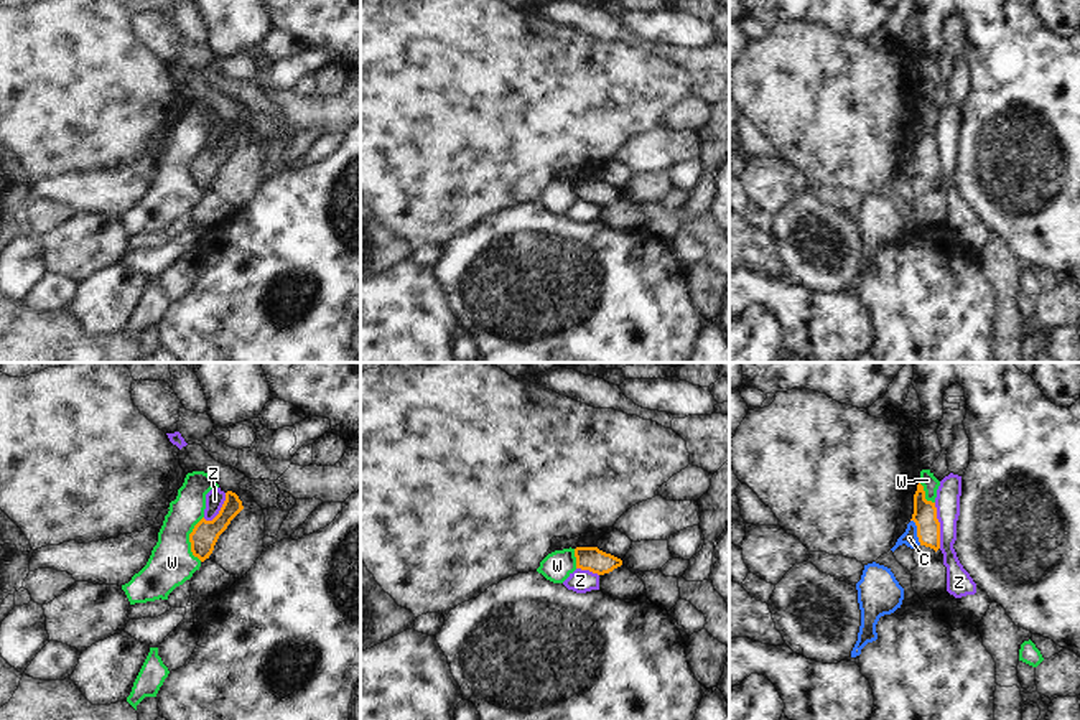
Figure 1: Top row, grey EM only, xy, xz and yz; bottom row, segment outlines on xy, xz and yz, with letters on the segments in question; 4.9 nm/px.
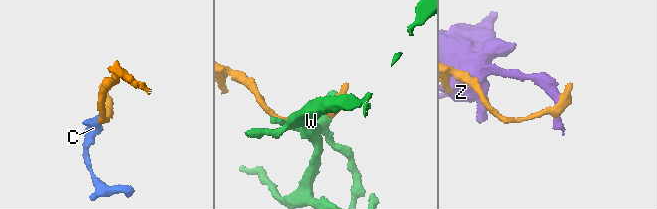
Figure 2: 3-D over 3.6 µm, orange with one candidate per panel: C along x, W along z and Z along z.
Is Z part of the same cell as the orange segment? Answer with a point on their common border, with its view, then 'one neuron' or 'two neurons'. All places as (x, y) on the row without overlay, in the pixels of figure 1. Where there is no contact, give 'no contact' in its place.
contact yz (939, 157); two neurons

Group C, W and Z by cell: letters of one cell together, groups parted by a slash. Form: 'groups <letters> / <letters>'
groups C / W / Z

